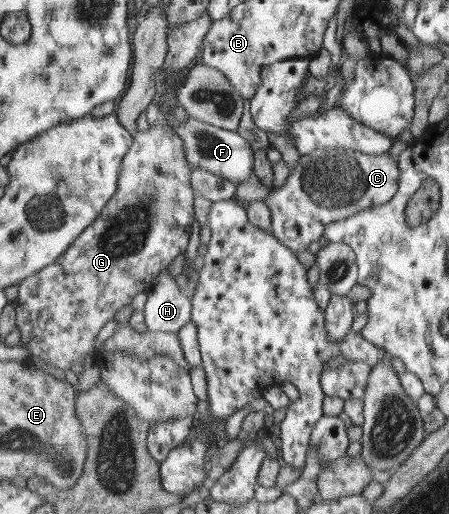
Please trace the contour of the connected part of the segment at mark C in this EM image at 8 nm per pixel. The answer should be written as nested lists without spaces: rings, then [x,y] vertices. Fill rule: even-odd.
[[[360,150],[320,151],[300,155],[285,184],[270,188],[266,202],[272,211],[271,232],[296,253],[324,237],[330,222],[354,217],[356,212],[390,202],[400,187],[400,165],[392,153],[366,154]]]

